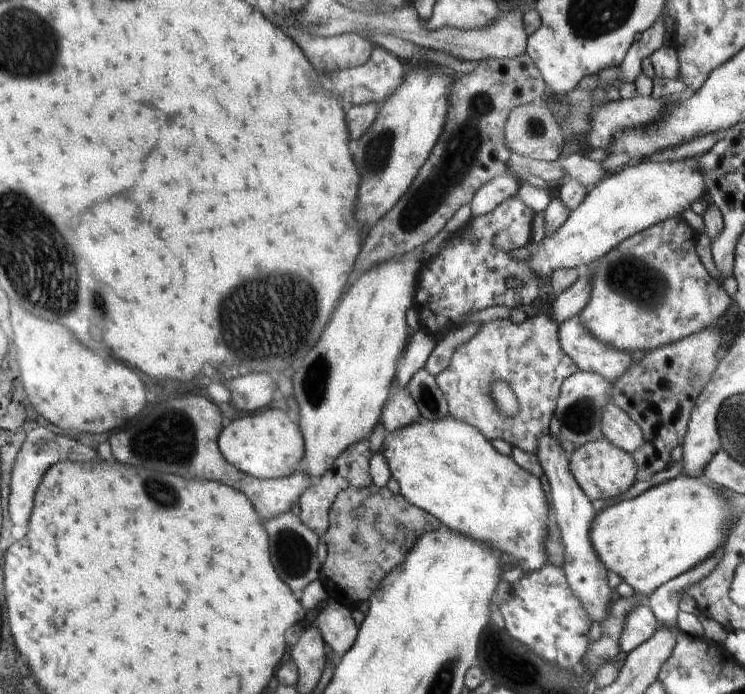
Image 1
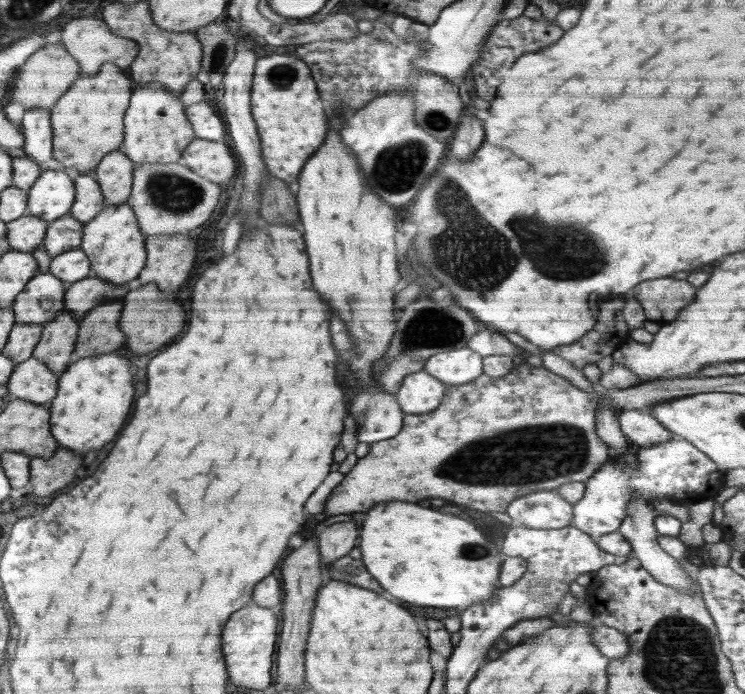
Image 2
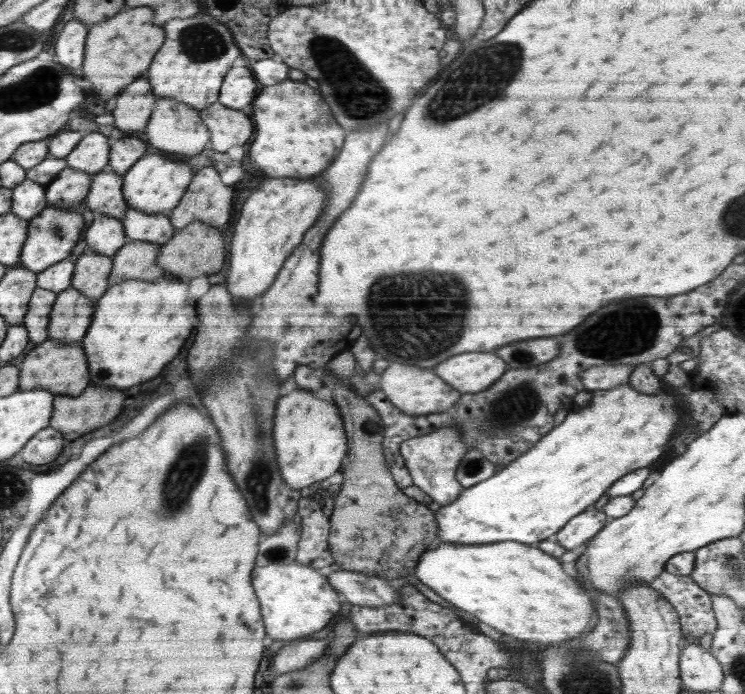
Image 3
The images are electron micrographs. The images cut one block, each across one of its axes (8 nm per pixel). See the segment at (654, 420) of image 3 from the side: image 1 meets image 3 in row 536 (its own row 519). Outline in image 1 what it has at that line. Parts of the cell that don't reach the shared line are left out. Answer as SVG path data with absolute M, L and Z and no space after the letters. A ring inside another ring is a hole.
M420 416L415 423L407 424L387 436L381 451L386 458L391 478L398 482L400 494L410 504L434 515L444 527L491 544L499 552L510 554L516 558L512 566L522 567L526 573L536 571L546 564L548 557L543 544L554 520L549 498L543 492L539 478L519 467L512 456L498 453L476 427L454 417L428 420Z

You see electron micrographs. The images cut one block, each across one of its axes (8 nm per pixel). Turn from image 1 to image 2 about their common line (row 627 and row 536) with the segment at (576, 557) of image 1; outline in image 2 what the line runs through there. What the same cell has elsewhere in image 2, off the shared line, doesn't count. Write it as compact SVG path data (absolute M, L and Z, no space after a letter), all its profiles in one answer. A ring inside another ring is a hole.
M675 435L673 440L651 448L638 447L635 453L637 469L631 468L624 461L607 462L586 480L584 496L573 505L570 525L586 532L596 542L602 535L619 530L625 518L627 502L634 497L642 497L650 502L654 497L657 500L666 498L673 504L688 506L704 499L714 499L725 487L724 472L716 466L714 460L680 436Z

